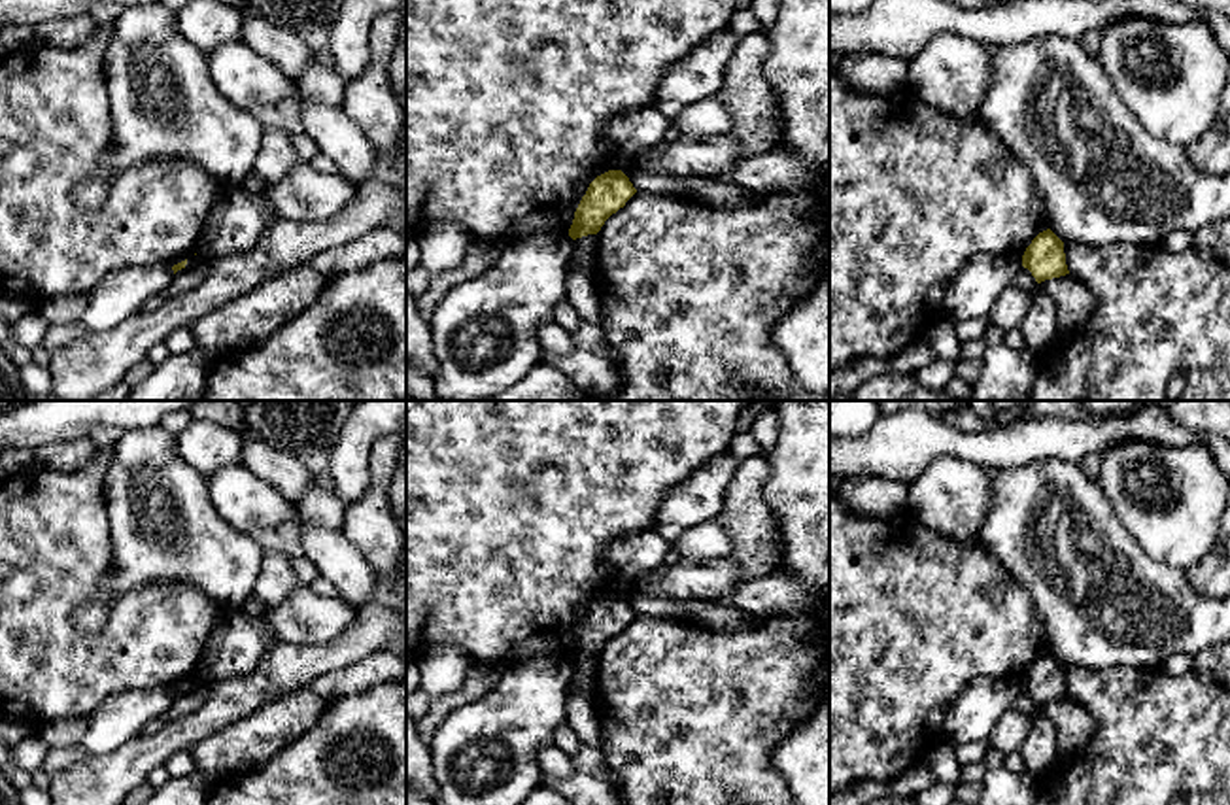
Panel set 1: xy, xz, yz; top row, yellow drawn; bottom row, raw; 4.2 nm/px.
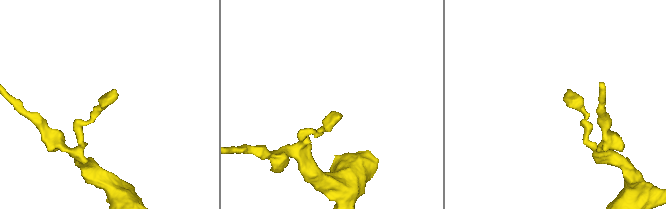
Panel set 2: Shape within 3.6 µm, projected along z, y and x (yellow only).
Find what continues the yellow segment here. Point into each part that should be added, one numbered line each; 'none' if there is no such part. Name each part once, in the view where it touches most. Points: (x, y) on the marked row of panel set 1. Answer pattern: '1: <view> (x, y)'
none

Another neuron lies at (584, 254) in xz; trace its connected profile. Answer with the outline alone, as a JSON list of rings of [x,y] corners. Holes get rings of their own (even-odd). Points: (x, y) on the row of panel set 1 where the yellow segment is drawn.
[[[588,234],[572,240],[571,261],[576,266],[588,270],[595,280],[597,280],[597,255],[599,255],[597,234]]]

